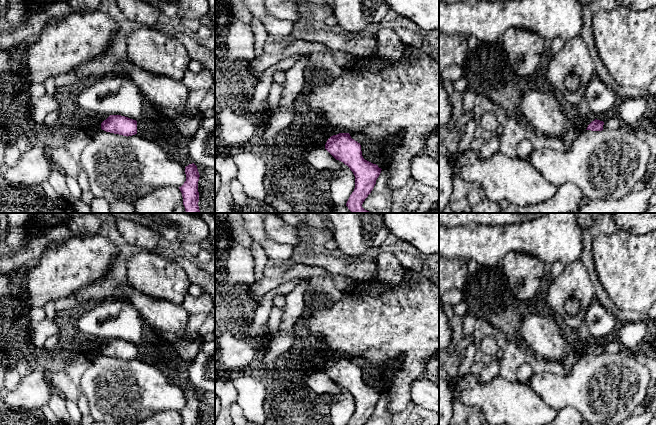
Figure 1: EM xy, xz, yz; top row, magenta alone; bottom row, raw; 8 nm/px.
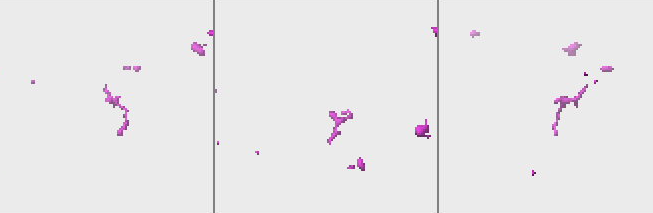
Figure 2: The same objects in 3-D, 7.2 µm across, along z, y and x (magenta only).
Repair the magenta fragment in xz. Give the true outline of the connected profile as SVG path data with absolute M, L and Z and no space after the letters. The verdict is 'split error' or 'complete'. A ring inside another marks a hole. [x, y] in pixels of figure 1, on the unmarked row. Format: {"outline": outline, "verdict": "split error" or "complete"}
{"outline": "M349 357L331 360L325 373L336 384L347 389L355 400L355 412L348 425L365 425L382 393L363 382L360 367L352 363Z", "verdict": "complete"}

